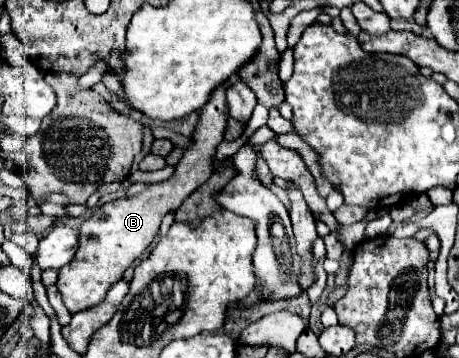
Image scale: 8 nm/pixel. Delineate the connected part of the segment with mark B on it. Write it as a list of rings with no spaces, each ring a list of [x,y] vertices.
[[[227,80],[211,92],[207,104],[199,114],[199,122],[191,134],[191,146],[183,150],[183,156],[177,162],[175,172],[169,180],[151,184],[135,196],[125,196],[125,198],[115,198],[105,202],[93,212],[91,218],[87,218],[81,224],[79,248],[75,252],[75,258],[59,270],[59,280],[57,280],[57,288],[71,314],[101,304],[101,300],[107,296],[107,290],[115,282],[119,282],[119,278],[123,278],[123,272],[151,246],[153,238],[159,232],[159,224],[163,216],[169,212],[175,212],[183,204],[183,200],[213,174],[215,150],[221,144],[227,128],[229,108],[227,108],[225,92],[231,88],[231,84],[233,80]]]

